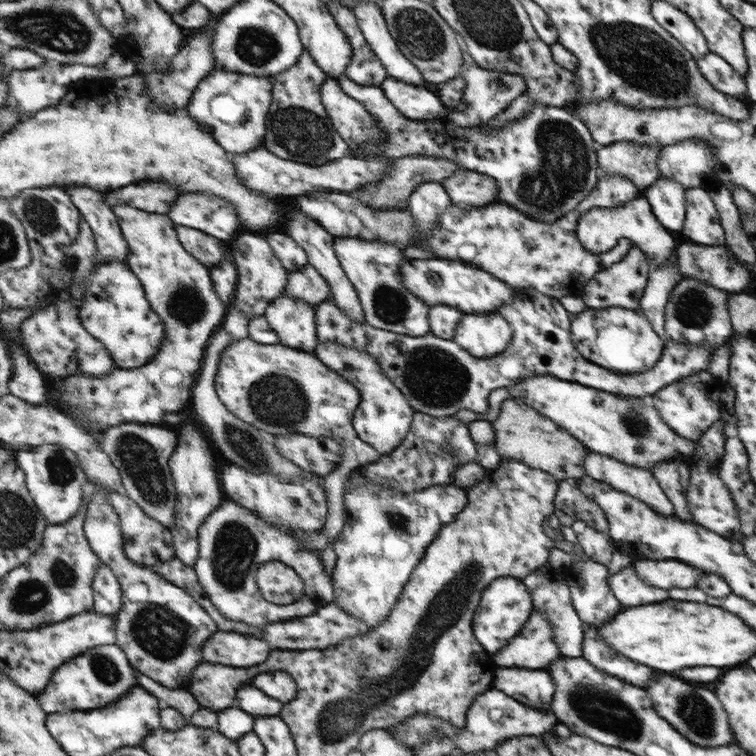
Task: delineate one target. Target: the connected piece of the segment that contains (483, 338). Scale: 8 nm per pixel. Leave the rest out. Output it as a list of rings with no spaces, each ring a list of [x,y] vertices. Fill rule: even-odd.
[[[500,313],[465,314],[455,328],[453,342],[472,356],[490,359],[505,352],[515,338],[515,330]]]

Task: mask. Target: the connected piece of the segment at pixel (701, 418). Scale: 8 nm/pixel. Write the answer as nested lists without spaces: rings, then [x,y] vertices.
[[[708,371],[698,372],[694,376],[688,376],[687,379],[664,387],[655,392],[653,400],[659,415],[684,439],[698,442],[712,428],[712,425],[722,418],[720,402],[718,402],[721,400],[720,390],[716,380],[708,374]]]

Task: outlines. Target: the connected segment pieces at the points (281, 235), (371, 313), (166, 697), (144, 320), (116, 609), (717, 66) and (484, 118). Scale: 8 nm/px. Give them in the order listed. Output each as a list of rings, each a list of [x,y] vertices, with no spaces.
[[[272,230],[266,236],[273,253],[281,260],[282,266],[289,272],[300,271],[307,263],[306,251],[282,230]]]
[[[337,237],[334,247],[344,272],[359,295],[366,314],[365,322],[370,327],[416,338],[431,335],[430,306],[403,284],[400,266],[406,258],[402,248],[384,240],[358,237]]]
[[[136,669],[136,676],[140,680],[141,687],[162,700],[165,707],[173,707],[180,710],[186,716],[188,723],[191,723],[192,716],[201,708],[201,705],[196,701],[197,699],[189,689],[170,689],[143,674],[138,669]]]
[[[113,260],[96,265],[84,302],[80,307],[84,325],[108,346],[108,351],[121,368],[144,368],[163,350],[168,338],[167,322],[153,309],[143,280],[130,264]]]
[[[104,565],[96,572],[94,611],[116,616],[124,606],[124,588],[113,568]]]
[[[710,51],[700,59],[696,59],[696,62],[699,71],[720,92],[745,102],[750,99],[747,93],[746,77],[736,72],[736,69],[723,57]]]
[[[465,58],[462,73],[461,77],[465,80],[463,98],[446,114],[446,120],[461,127],[480,127],[482,124],[495,119],[496,116],[507,111],[511,104],[527,90],[524,77],[515,73],[503,73],[482,68],[472,58]]]

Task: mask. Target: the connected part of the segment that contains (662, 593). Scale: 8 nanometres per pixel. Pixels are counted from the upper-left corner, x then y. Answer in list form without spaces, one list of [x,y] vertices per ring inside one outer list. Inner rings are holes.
[[[632,565],[609,576],[612,593],[624,606],[654,604],[668,598],[666,590],[652,587],[638,578]]]

